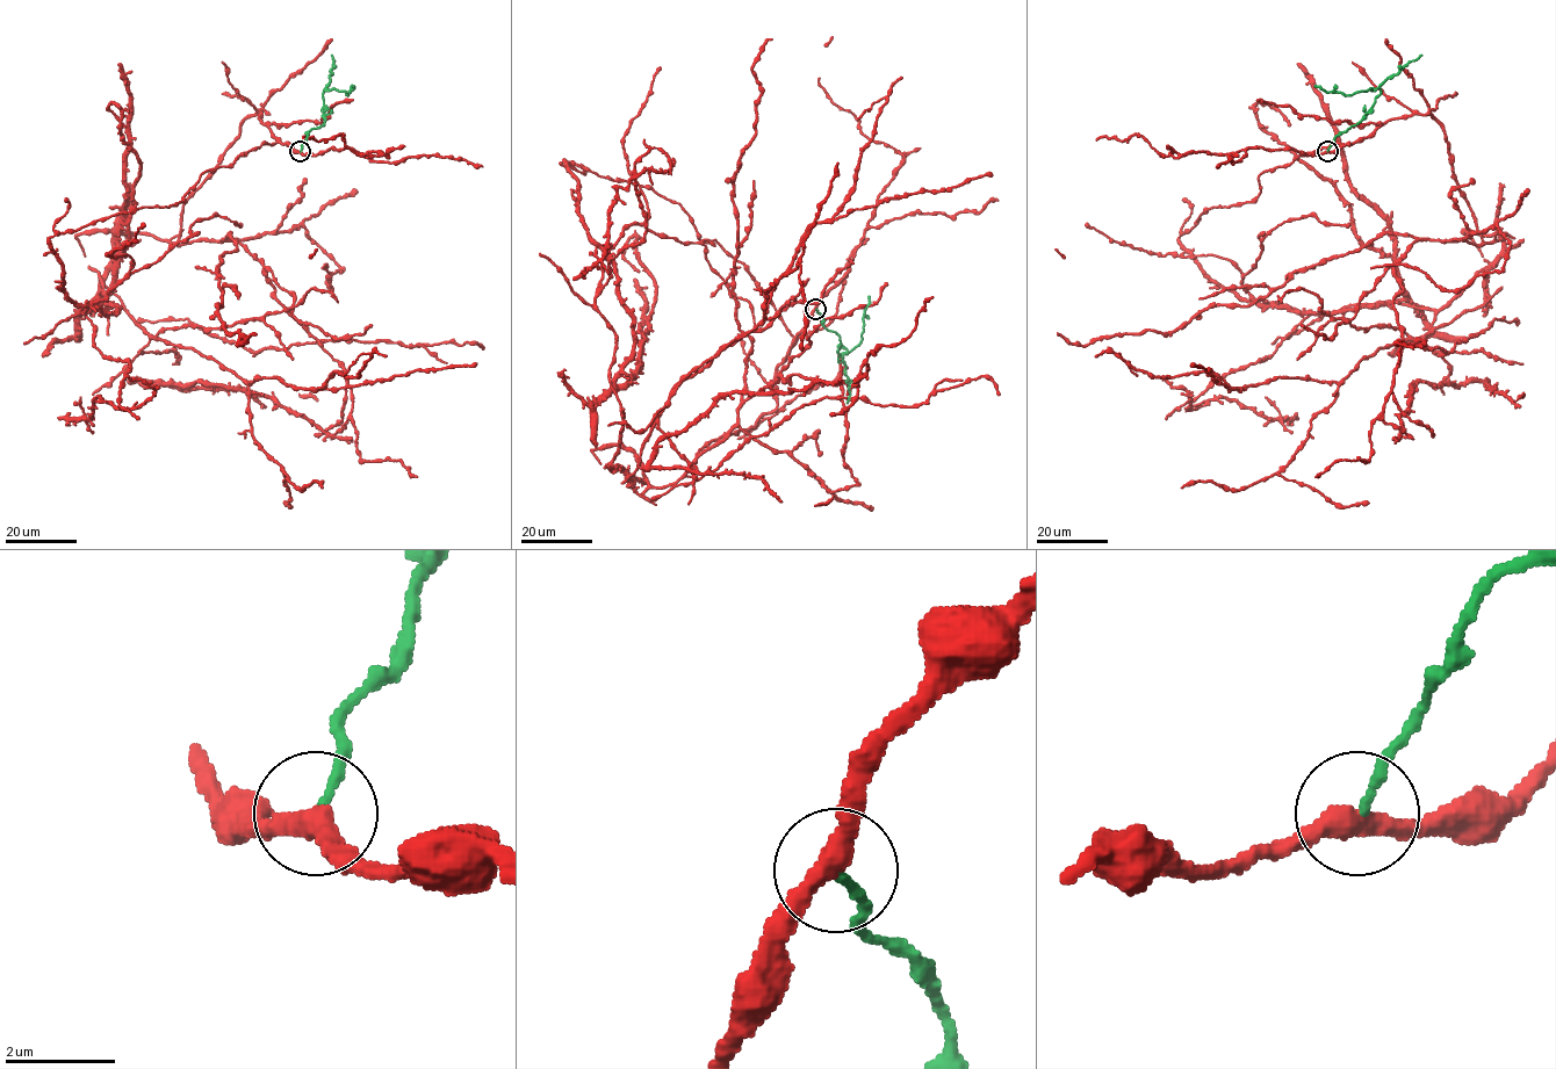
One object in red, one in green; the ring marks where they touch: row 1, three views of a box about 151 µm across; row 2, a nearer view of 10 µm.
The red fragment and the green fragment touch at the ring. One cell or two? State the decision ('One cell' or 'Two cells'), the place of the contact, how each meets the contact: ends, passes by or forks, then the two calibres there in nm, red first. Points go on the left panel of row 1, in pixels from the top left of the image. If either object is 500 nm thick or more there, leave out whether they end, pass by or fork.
Two cells. Place: (300, 151). At the ring red passes by. At the ring green ends. Thickness 380 nm (red) against 150 nm

